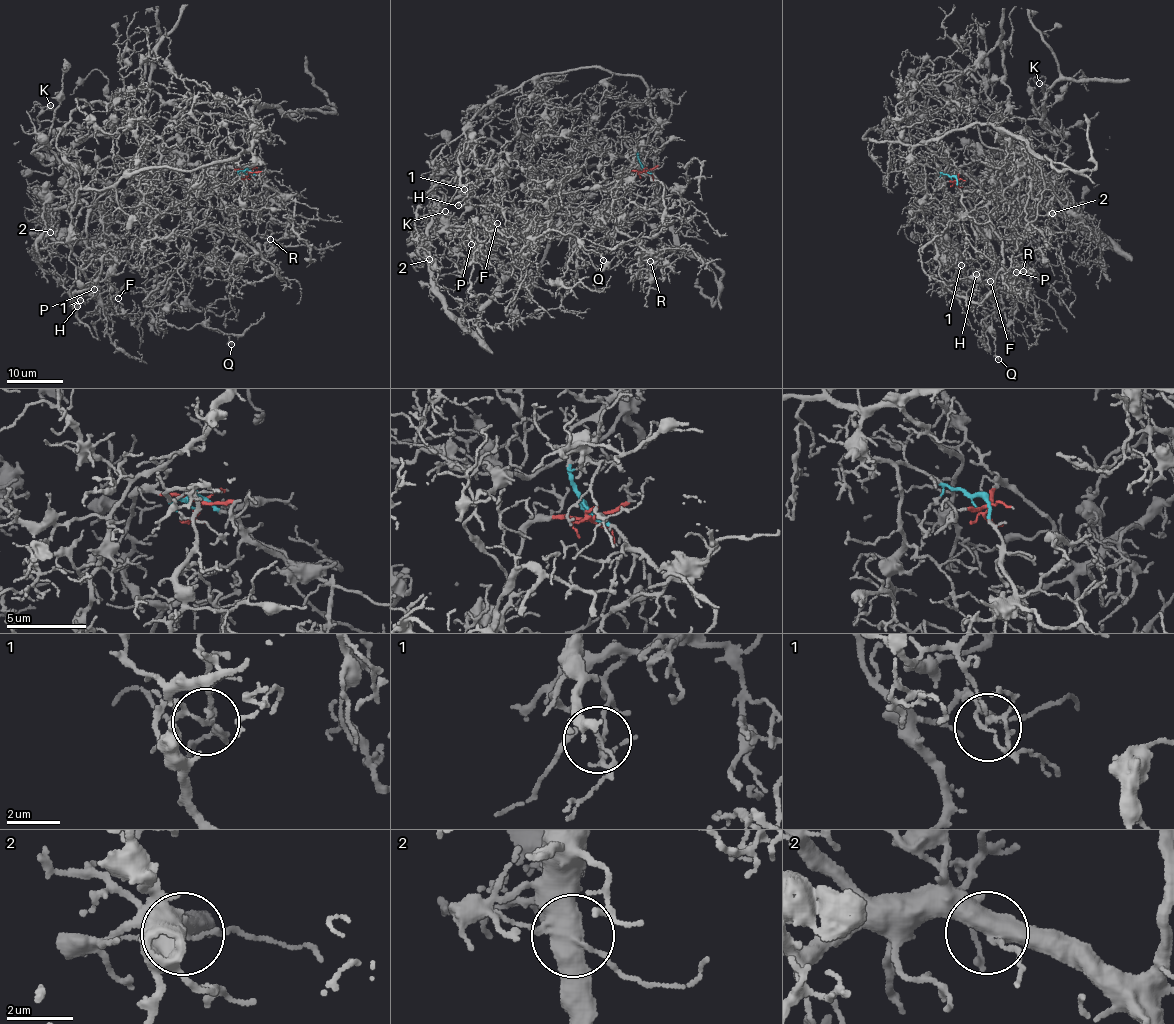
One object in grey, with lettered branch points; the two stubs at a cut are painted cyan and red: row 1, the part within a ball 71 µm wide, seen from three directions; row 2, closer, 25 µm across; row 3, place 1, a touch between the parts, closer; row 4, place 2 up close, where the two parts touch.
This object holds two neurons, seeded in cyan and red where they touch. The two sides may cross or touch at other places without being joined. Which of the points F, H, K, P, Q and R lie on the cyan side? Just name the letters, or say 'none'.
F, H, Q

